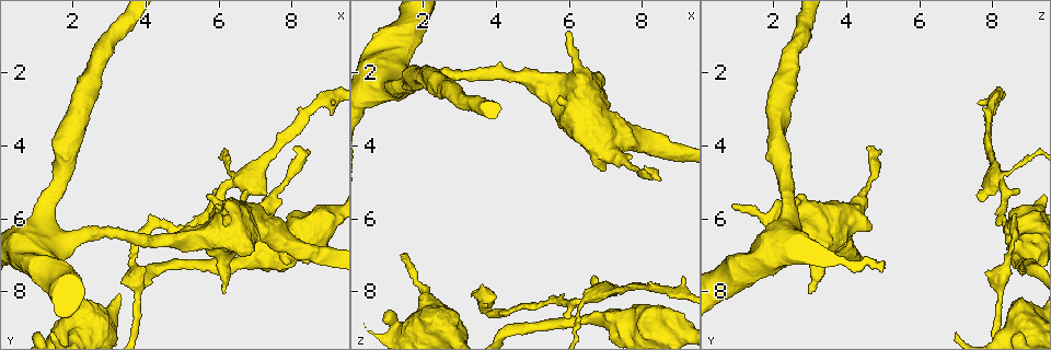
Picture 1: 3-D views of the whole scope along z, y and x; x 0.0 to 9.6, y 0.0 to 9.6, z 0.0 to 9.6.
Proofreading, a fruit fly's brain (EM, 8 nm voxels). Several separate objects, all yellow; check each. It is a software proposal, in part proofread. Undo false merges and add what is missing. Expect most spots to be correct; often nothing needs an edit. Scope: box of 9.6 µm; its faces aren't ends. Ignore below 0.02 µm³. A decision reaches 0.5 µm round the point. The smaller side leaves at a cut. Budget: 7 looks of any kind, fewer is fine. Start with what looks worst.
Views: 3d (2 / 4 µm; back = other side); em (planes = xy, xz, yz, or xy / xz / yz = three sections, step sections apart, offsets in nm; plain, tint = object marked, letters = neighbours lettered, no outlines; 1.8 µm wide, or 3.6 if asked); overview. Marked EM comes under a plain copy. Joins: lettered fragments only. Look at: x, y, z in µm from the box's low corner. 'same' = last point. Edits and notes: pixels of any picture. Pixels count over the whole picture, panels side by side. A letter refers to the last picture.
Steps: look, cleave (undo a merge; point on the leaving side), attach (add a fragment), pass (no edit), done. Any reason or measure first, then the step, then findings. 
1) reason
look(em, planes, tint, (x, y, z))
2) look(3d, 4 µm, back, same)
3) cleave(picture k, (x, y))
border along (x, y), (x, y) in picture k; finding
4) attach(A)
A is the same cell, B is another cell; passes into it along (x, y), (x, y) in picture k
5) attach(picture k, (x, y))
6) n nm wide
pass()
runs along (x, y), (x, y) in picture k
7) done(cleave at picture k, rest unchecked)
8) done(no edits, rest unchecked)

branch stops here
look(em, xz, step 4, letters, (5.95, 5.70, 0.90))

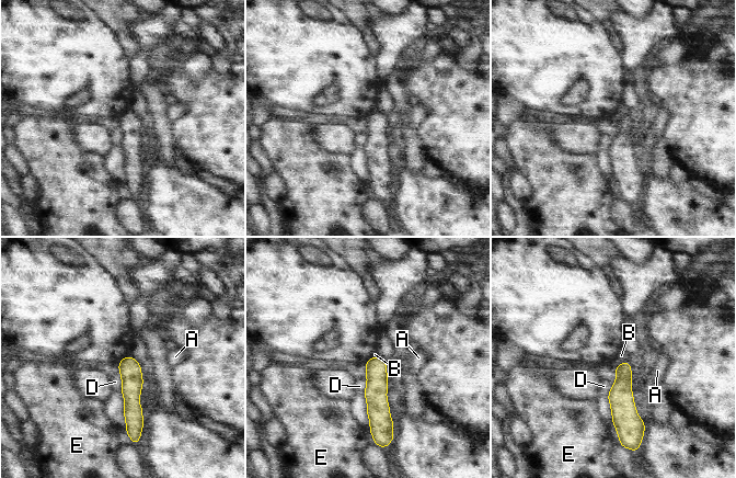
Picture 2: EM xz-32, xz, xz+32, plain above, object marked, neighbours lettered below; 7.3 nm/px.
B touches over 140 nm
pass()
A, B, D and E are other cells; border along (628, 361), (623, 361), (613, 372) in picture 2; none of them fits

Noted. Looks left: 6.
an open end
look(3d, 2 µm, back, (6.15, 8.05, 3.00))

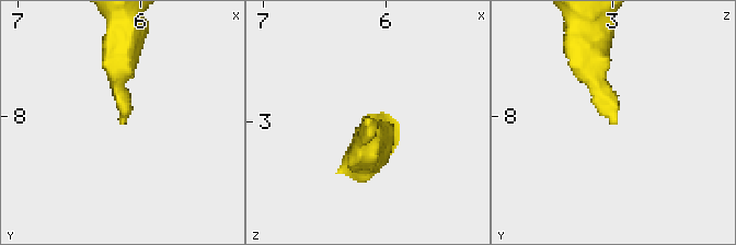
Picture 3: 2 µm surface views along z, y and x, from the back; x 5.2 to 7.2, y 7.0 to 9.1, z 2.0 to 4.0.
shape alone is not enough
look(em, planes, tint, (6.16, 8.04, 2.94))

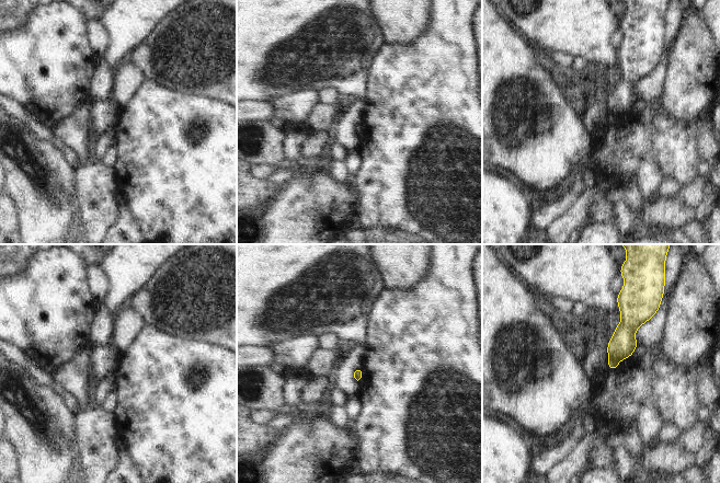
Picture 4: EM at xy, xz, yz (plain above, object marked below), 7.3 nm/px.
what lies round it
look(em, planes, letters, same)

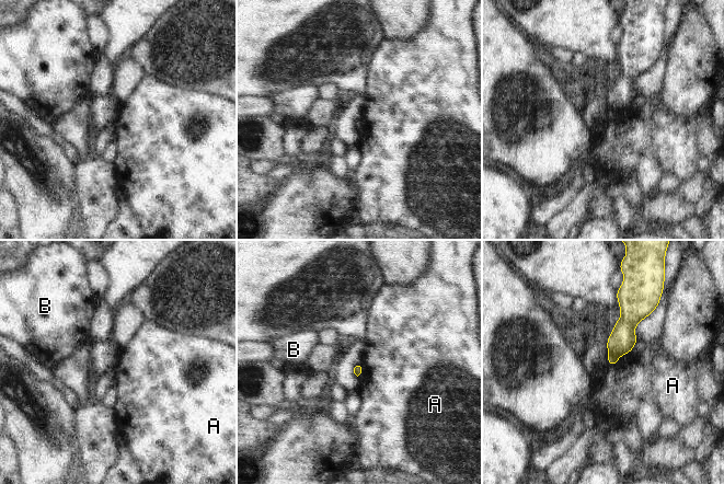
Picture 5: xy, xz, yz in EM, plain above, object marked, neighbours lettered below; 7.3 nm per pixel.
pass()
A and B are other cells; border along (631, 349), (621, 355), (615, 366) in picture 5; none of them fits

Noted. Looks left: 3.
branch stops here
look(em, 3.6 µm, xy, step 8, tint, (6.65, 5.40, 7.65))

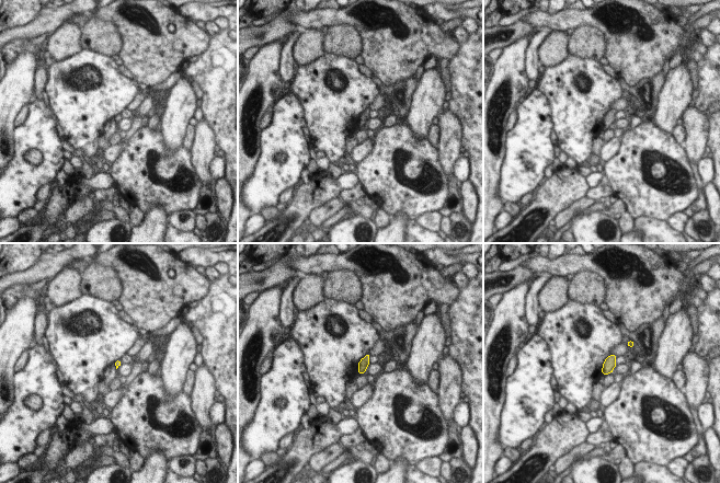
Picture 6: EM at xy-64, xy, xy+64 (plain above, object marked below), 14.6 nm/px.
look(em, 3.6 µm, yz, step 4, letters, same)

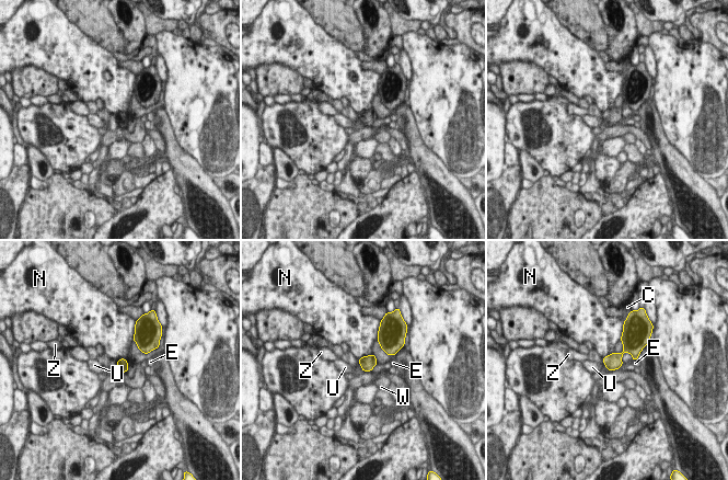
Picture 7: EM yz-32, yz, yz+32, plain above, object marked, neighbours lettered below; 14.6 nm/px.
160 nm wide
pass()
C, E, N, U, W and Z are other cells; border along (117, 360), (124, 358), (128, 366) in picture 7; no lettered fragment goes on from it

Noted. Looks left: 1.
done(no edits, rest unchecked)

